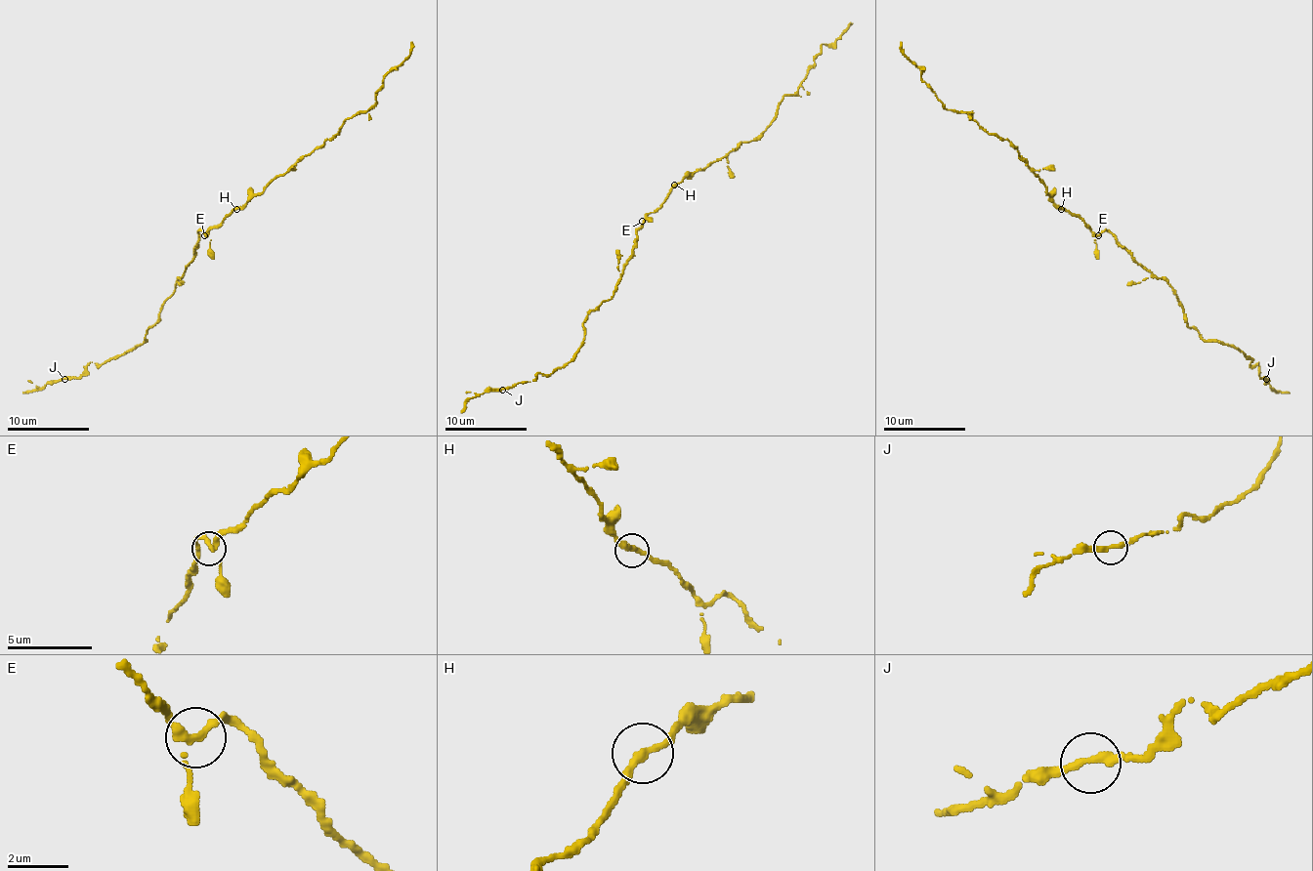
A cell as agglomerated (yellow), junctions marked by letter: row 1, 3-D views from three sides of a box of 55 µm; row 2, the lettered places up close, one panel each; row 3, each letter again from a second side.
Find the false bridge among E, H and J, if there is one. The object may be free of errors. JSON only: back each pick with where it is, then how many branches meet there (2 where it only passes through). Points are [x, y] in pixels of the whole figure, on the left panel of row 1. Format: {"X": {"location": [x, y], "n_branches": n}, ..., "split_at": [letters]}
{"split_at": []}

